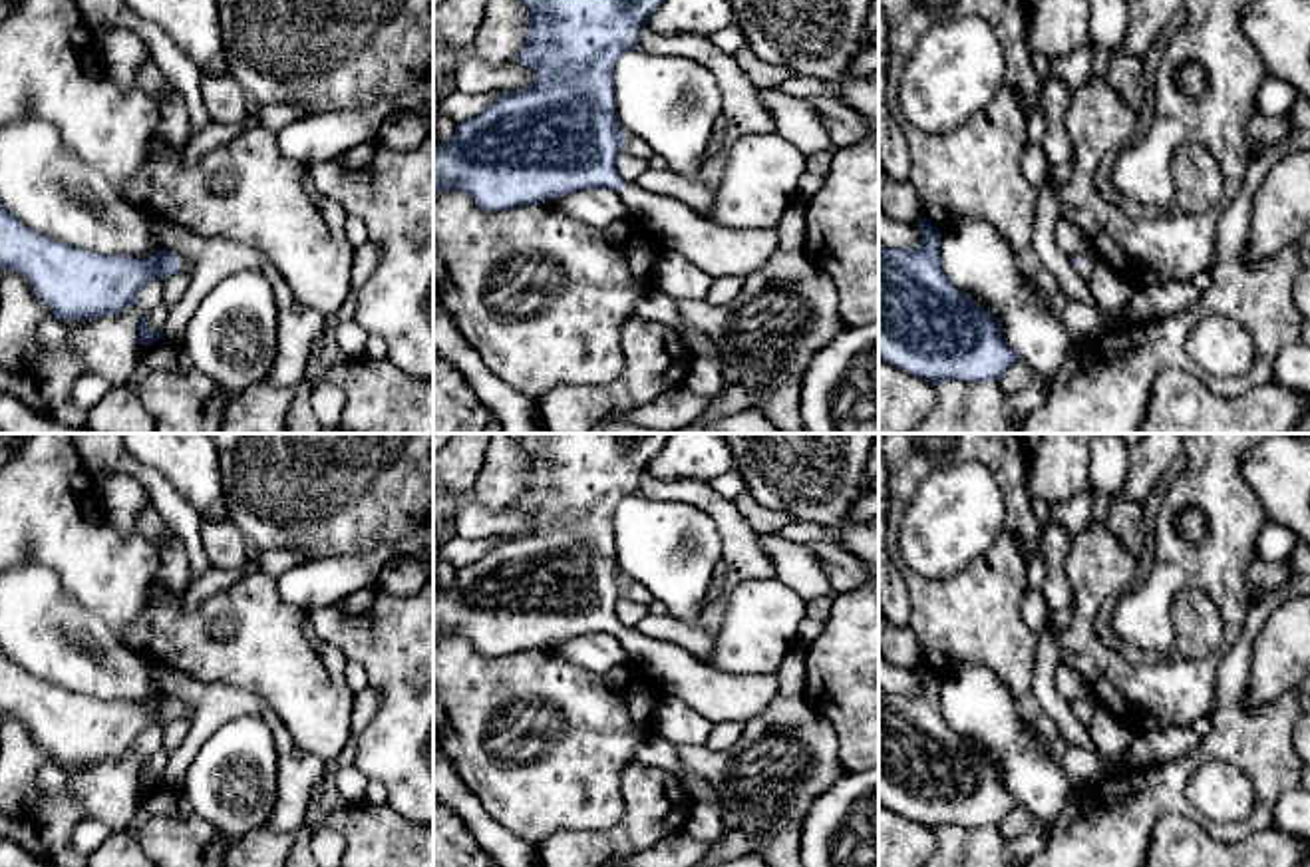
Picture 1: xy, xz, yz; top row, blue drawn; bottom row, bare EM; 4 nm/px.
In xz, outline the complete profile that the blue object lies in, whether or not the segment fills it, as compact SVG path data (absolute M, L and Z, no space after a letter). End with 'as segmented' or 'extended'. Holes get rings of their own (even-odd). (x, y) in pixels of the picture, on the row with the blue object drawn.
M523 0L527 6L527 42L517 54L533 74L529 89L503 89L501 97L479 115L457 123L447 143L433 147L433 199L445 191L461 191L485 213L503 213L523 205L541 205L580 189L608 189L616 193L638 217L640 225L662 241L662 247L688 259L692 264L718 276L747 278L759 270L777 251L773 229L737 231L714 225L672 197L644 191L626 183L616 171L616 155L622 149L624 133L616 113L612 68L626 52L638 48L640 28L662 0Z; extended

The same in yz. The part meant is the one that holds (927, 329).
M916 219L916 249L879 243L879 362L932 386L944 380L996 382L1022 362L992 314L944 274L940 237Z; as segmented

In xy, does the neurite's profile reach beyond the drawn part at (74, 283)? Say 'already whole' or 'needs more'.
needs more

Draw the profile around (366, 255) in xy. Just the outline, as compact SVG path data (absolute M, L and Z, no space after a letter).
M366 241L358 249L354 249L352 286L360 288L374 272L378 260L380 247L372 241Z

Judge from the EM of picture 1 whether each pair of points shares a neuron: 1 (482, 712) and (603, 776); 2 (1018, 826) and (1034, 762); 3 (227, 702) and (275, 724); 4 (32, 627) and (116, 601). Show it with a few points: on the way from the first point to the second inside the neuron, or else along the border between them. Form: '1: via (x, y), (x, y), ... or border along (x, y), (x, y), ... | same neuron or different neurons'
1: via (513, 696), (531, 698), (533, 708), (571, 746) | same neuron
2: border along (1022, 806), (1034, 818) | different neurons
3: via (239, 702), (255, 704), (263, 712) | same neuron
4: border along (56, 575), (60, 585), (122, 641) | different neurons

